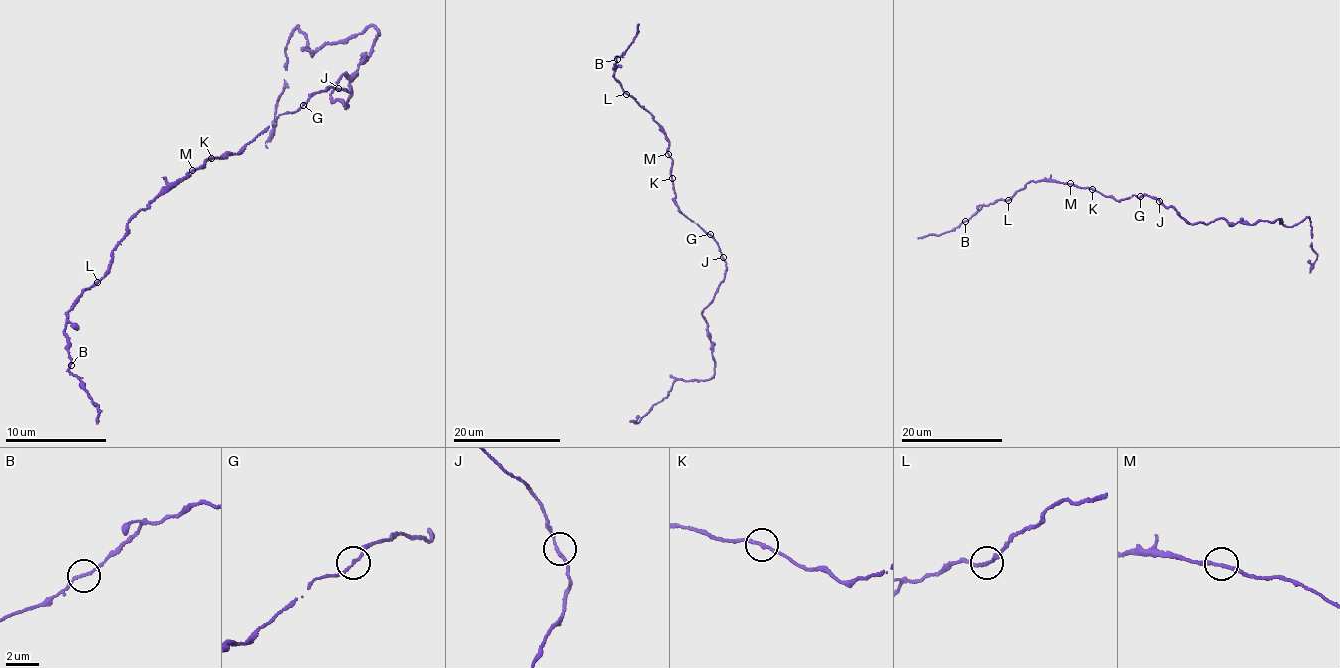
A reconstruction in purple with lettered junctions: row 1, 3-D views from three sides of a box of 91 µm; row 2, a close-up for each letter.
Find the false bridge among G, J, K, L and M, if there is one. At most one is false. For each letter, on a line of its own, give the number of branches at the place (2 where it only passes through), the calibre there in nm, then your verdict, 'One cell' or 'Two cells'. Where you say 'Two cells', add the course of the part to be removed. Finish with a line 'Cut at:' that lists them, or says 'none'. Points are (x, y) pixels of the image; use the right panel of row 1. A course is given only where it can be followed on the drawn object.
G: Branches: 2. Thickness 150 nm. One cell
J: Branches: 2. Thickness 170 nm. One cell
K: Branches: 2. Thickness 170 nm. One cell
L: Branches: 2. Thickness 170 nm. One cell
M: Branches: 2. Thickness 160 nm. One cell
Cut at: none

